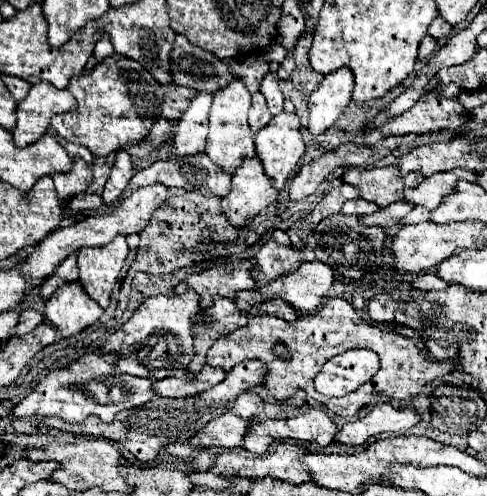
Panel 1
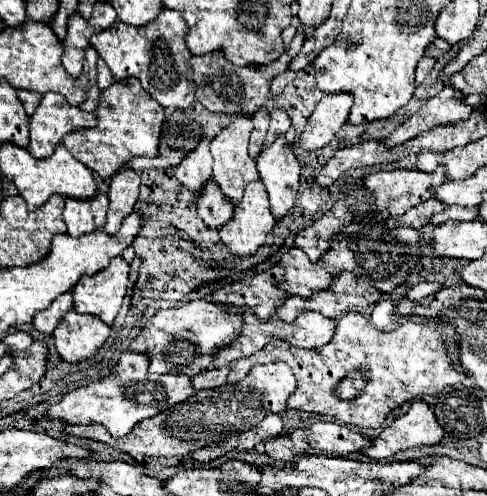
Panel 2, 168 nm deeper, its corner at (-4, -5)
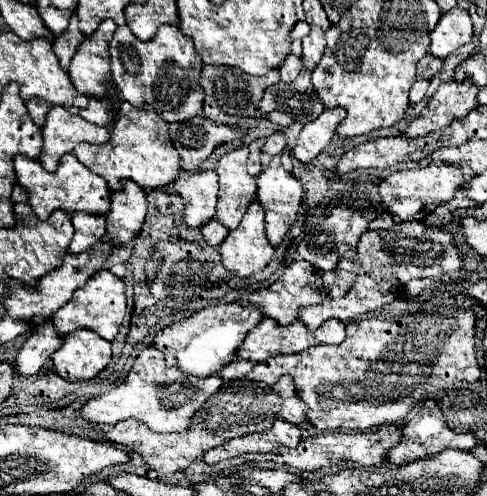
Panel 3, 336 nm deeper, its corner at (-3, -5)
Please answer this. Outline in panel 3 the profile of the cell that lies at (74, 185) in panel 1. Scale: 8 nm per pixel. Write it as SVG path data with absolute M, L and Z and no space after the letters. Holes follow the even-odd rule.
M73 213L71 221L73 221L73 227L75 227L75 235L73 235L69 251L73 255L89 251L105 235L105 217L103 215Z

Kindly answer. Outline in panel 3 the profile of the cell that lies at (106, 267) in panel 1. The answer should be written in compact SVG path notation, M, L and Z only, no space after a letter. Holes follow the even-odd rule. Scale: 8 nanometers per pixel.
M97 271L81 289L77 289L69 301L69 305L63 305L53 317L53 325L59 331L61 337L67 337L69 333L77 329L89 329L101 335L107 341L113 341L119 333L121 321L125 315L125 285L123 279L115 277L111 271Z

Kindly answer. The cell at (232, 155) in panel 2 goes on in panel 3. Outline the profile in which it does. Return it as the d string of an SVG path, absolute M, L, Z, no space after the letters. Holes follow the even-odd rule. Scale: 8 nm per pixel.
M237 149L221 157L217 175L219 175L219 203L215 219L225 225L229 231L239 227L239 221L247 207L255 199L257 183L247 173L247 157L249 151Z

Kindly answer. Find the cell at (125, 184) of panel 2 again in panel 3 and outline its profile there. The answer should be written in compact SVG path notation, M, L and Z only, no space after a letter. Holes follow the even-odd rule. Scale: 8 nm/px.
M125 181L121 191L115 191L111 197L111 211L105 215L107 219L107 235L105 241L111 247L127 245L143 227L147 213L145 191L133 183Z

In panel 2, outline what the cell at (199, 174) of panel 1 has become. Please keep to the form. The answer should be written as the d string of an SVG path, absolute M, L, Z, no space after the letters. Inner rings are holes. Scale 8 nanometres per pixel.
M214 181L208 183L208 187L204 187L204 195L196 199L196 205L200 219L210 227L220 227L228 223L228 219L234 213L234 205L228 203L228 199L224 199L224 193L216 187Z

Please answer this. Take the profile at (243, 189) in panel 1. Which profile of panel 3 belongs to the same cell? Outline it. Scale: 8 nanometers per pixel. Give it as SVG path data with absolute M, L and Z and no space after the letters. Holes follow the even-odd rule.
M259 201L251 203L241 225L219 245L219 253L223 267L241 279L251 277L269 265L275 251L265 237L265 215Z

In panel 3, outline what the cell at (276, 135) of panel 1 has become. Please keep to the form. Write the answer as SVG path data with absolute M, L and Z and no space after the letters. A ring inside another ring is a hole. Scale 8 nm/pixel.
M271 161L257 177L257 199L265 211L265 235L271 247L277 249L297 219L303 187L279 161Z

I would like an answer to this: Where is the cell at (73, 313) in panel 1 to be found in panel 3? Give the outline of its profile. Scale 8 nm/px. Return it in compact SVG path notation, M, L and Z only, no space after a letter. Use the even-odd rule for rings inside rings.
M79 329L67 335L51 359L57 375L65 381L89 381L109 365L111 343L89 329Z

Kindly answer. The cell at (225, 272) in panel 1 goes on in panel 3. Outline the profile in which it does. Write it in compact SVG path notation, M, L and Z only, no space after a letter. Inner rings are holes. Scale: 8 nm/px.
M294 261L285 269L281 279L277 283L266 287L266 289L258 290L258 293L249 293L247 295L247 303L253 303L255 307L261 307L265 317L271 317L275 321L279 321L281 325L293 323L299 317L299 307L307 307L307 305L317 305L327 297L327 289L337 281L337 273L335 271L321 271L308 262Z

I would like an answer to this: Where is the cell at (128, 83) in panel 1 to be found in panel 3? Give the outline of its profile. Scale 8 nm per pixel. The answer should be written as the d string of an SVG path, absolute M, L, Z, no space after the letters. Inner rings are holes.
M121 101L119 117L111 127L111 141L105 145L91 145L81 143L75 147L75 157L93 173L101 175L111 191L119 191L125 179L135 181L143 189L163 189L175 183L177 175L181 173L179 153L175 151L167 123L153 111L153 109L137 109L127 101Z

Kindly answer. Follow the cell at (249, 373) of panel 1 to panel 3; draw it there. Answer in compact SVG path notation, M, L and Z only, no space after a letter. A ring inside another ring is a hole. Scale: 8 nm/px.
M283 375L275 385L255 383L255 389L247 387L227 387L217 391L205 407L201 407L191 423L191 429L185 433L155 433L139 421L123 421L117 423L111 431L107 431L107 439L111 443L119 443L129 451L143 455L147 465L161 473L171 475L175 471L187 469L195 459L201 459L205 451L219 447L235 437L243 437L249 433L257 433L263 429L271 429L275 419L283 419L289 423L303 423L307 419L307 405L295 395L293 379Z

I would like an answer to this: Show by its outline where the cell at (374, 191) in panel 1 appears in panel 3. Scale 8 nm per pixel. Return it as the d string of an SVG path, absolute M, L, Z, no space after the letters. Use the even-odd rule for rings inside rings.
M429 165L425 169L413 169L413 171L397 171L381 181L381 203L391 213L395 223L405 221L423 221L431 211L435 211L439 205L451 201L463 185L463 171L453 165Z

